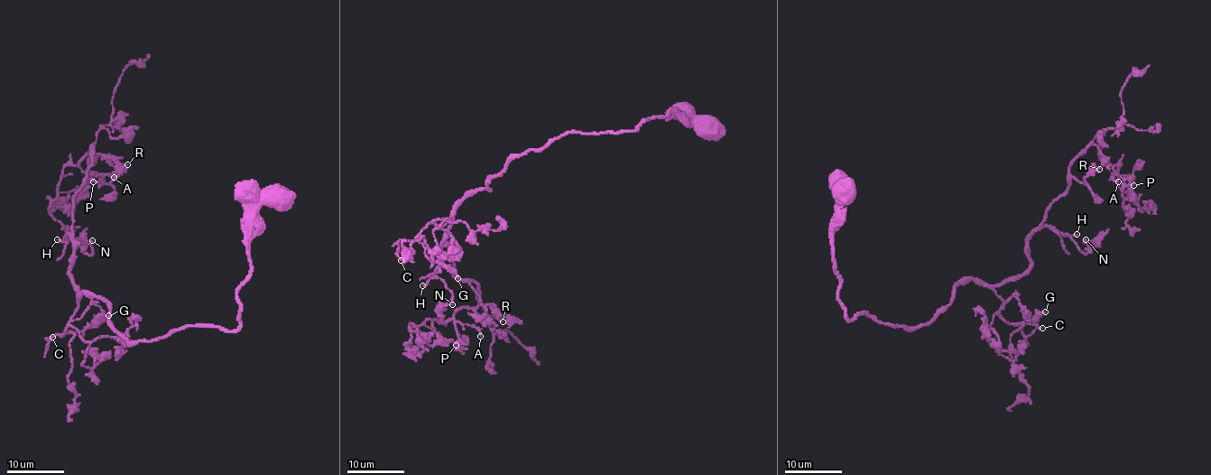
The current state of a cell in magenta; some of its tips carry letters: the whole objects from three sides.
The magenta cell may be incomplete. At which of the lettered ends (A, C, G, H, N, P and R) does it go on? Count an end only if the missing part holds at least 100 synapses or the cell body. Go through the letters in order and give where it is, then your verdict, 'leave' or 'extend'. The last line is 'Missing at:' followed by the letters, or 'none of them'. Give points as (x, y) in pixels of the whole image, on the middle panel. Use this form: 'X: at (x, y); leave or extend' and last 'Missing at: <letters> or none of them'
A: at (480, 336); leave
C: at (401, 260); extend
G: at (457, 278); leave
H: at (422, 285); extend
N: at (452, 304); leave
P: at (456, 345); leave
R: at (503, 321); leave
Missing at: C, H

